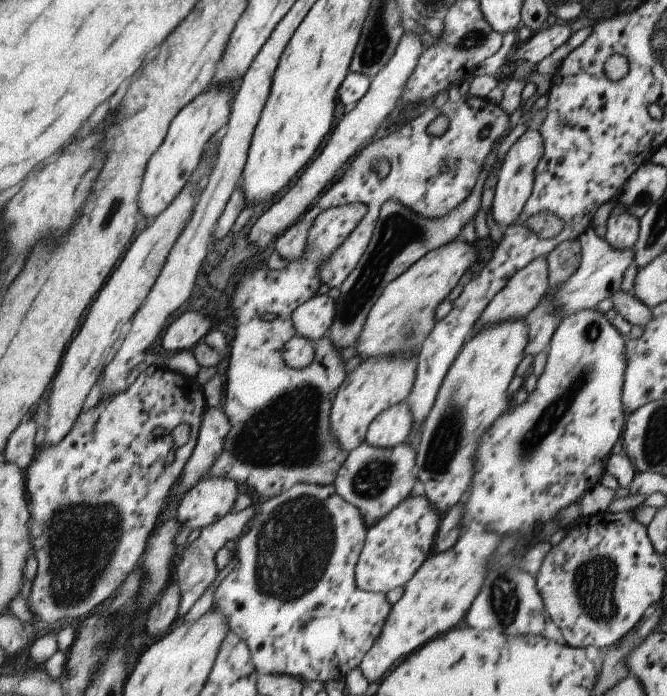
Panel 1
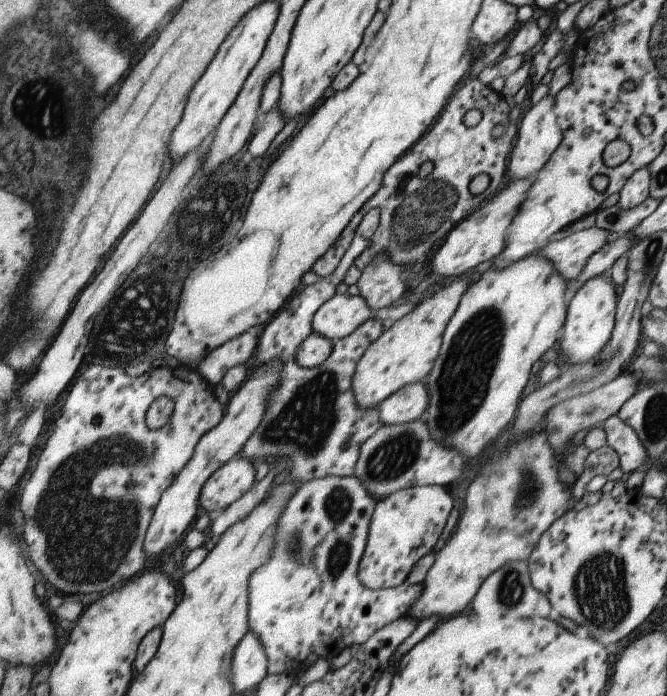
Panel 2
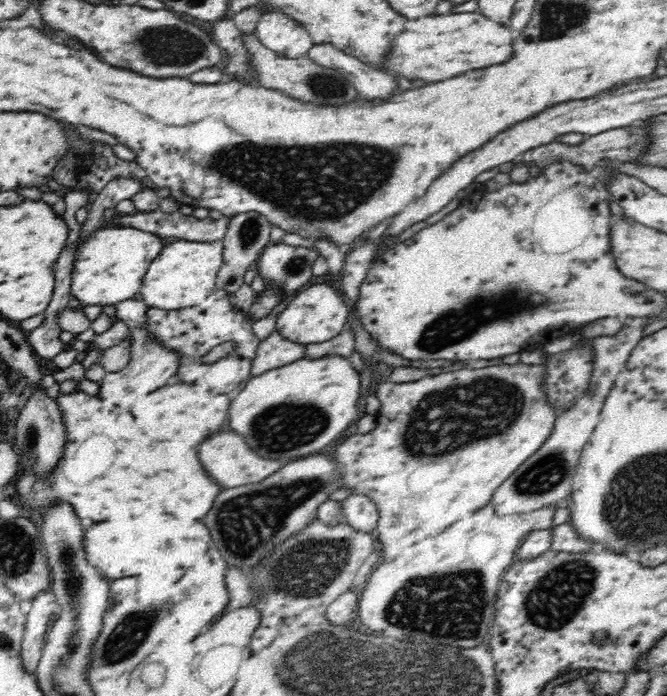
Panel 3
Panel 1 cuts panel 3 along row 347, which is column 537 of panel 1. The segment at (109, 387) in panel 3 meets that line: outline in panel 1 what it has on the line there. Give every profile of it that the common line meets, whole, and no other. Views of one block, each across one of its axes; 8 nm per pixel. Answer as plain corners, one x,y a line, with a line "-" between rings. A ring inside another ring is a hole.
528,129
508,150
506,157
501,162
491,208
492,218
500,225
500,229
513,226
519,220
521,212
526,207
526,202
534,191
535,170
543,156
545,156
545,144
540,130

